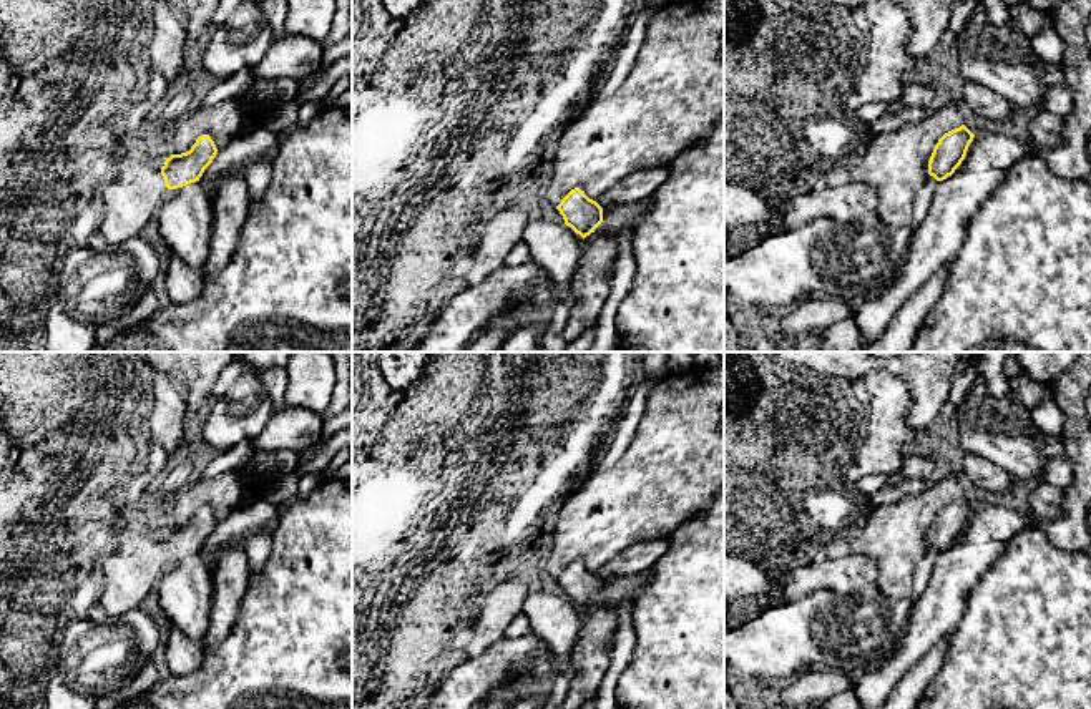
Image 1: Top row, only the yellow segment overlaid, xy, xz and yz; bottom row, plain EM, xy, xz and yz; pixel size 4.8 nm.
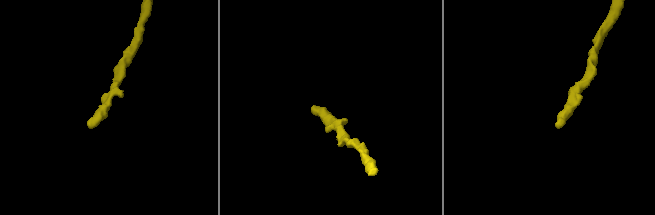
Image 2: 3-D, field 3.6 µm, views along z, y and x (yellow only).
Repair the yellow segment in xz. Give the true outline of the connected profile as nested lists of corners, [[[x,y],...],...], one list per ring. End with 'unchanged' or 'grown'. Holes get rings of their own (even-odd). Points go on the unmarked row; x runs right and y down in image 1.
[[[580,560],[571,561],[556,581],[563,588],[565,596],[583,611],[594,604],[594,601],[603,594],[603,579],[590,571]]]; unchanged

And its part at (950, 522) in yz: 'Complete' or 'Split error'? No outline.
Complete

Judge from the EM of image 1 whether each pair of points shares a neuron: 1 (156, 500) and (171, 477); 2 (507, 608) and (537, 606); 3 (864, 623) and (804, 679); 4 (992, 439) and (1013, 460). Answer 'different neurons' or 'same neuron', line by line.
1: same neuron
2: different neurons
3: different neurons
4: same neuron

